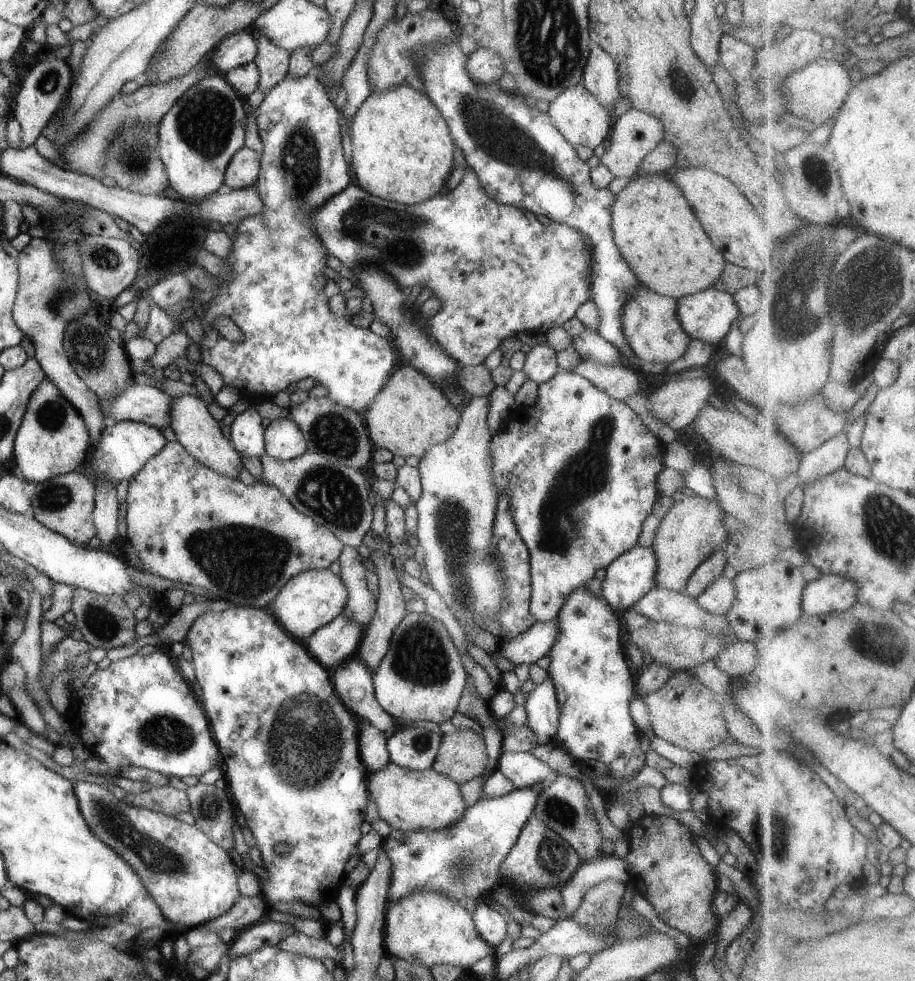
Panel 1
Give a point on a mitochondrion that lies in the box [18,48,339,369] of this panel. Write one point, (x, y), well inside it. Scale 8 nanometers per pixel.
(205, 120)

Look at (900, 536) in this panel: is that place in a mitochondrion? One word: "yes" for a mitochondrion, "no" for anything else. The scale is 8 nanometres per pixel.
yes

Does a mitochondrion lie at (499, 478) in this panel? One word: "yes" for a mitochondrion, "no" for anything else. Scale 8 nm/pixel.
no

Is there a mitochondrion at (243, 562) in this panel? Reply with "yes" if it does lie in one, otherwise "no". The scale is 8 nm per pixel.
yes

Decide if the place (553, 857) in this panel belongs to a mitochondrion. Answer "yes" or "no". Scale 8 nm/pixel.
yes

